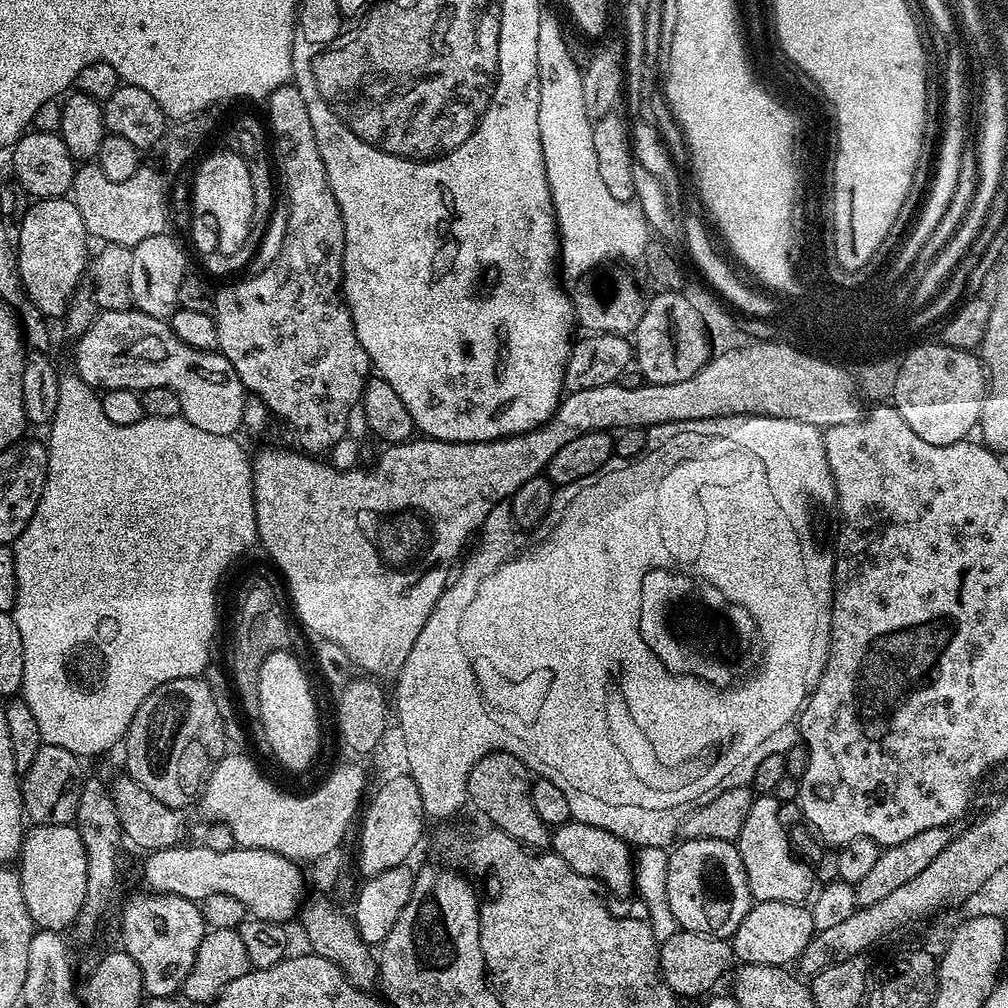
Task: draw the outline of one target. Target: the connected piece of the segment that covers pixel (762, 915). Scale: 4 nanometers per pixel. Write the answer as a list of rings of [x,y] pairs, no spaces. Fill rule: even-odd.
[[[756,902],[742,918],[742,926],[730,937],[732,954],[740,964],[788,966],[791,960],[799,961],[815,932],[811,911],[803,903]]]

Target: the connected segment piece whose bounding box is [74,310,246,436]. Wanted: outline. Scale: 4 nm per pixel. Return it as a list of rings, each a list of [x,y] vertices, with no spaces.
[[[139,310],[101,311],[93,325],[75,341],[74,346],[76,346],[75,375],[80,376],[82,382],[86,382],[91,388],[134,390],[141,393],[154,386],[166,386],[174,390],[174,394],[178,394],[180,415],[194,426],[198,426],[198,430],[207,430],[210,434],[223,436],[236,436],[241,431],[244,423],[242,410],[246,389],[238,378],[234,366],[230,366],[230,362],[219,350],[195,348],[182,342],[182,338],[178,338],[178,334],[174,334],[174,330],[168,325],[167,319],[151,316]]]

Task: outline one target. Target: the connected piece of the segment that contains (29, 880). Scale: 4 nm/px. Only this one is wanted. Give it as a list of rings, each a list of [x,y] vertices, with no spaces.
[[[72,824],[35,825],[25,835],[18,857],[18,871],[22,882],[22,898],[26,898],[26,910],[30,910],[30,918],[37,929],[58,933],[63,933],[64,928],[71,929],[86,898],[86,850],[76,827]]]

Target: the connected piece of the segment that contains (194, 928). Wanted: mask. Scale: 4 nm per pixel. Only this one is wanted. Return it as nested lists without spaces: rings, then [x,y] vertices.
[[[139,891],[125,902],[120,912],[122,951],[138,964],[144,991],[149,997],[172,998],[183,989],[186,974],[190,974],[190,966],[194,966],[206,925],[197,901],[169,892]]]

